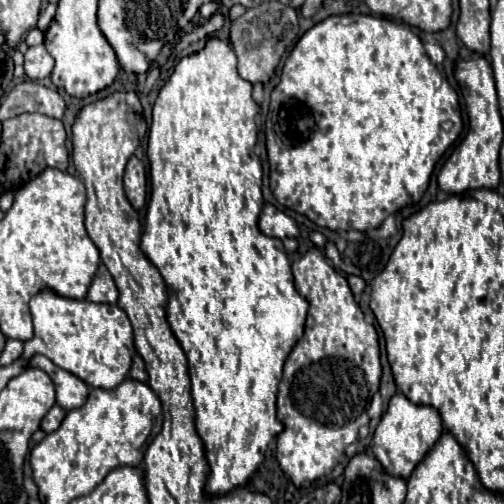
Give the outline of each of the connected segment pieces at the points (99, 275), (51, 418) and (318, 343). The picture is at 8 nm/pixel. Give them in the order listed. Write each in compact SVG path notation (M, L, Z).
M100 264L100 268L94 276L90 290L86 294L86 300L96 302L96 304L116 304L116 300L118 300L116 284L114 284L114 280L112 280L112 276L104 264Z
M54 406L54 408L44 416L44 420L42 420L42 430L44 430L46 434L54 432L54 430L62 424L64 416L66 416L66 412L64 412L60 406Z
M320 248L308 250L300 260L292 262L292 274L296 290L310 302L310 310L304 336L296 342L286 358L284 376L278 388L278 418L282 420L284 430L276 438L276 456L286 476L298 488L307 488L316 478L334 470L338 460L344 456L344 450L358 440L360 426L370 422L368 406L372 396L378 392L382 370L376 328L364 320L362 310L354 302L348 280L328 264L324 252Z

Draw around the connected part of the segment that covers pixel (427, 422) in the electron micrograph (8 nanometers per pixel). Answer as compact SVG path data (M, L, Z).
M394 394L388 410L384 412L380 424L374 430L370 452L382 464L384 472L394 478L408 480L416 466L426 458L426 454L434 448L438 438L442 436L442 420L440 414L430 406L416 406L406 396Z

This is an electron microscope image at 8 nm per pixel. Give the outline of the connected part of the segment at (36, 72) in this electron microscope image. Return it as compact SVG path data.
M40 44L40 46L30 46L28 52L24 54L26 62L24 62L24 70L26 74L32 78L32 80L42 80L46 76L50 76L52 68L54 68L54 60L52 56L48 54L46 46Z

